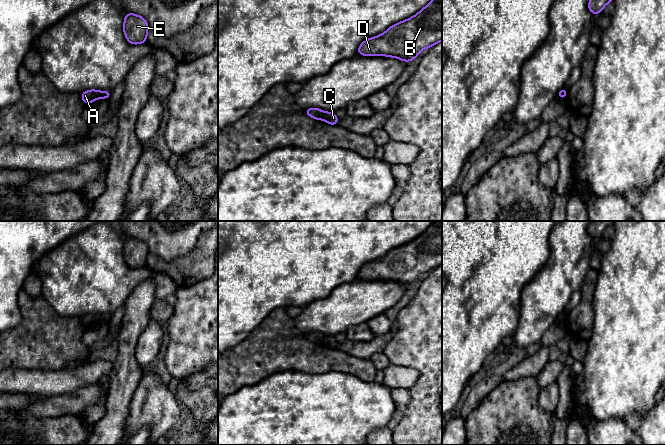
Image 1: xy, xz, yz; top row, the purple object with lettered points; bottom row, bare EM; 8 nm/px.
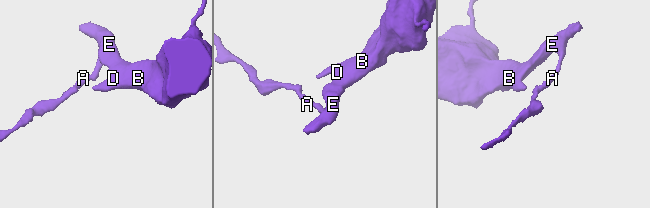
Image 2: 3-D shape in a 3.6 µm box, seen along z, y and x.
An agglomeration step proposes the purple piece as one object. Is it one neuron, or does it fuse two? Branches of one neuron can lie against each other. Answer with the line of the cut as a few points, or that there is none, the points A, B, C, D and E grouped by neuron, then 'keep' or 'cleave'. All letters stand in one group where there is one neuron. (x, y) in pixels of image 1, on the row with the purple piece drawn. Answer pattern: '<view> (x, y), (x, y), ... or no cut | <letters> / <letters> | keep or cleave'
xz (325, 112), (322, 119) | A / B C D E | cleave

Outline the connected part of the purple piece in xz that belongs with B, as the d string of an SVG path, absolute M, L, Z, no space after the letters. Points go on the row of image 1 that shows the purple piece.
M431 0L423 9L407 20L390 26L384 33L364 40L357 53L362 56L387 56L406 63L419 56L423 49L429 49L442 41L442 0Z

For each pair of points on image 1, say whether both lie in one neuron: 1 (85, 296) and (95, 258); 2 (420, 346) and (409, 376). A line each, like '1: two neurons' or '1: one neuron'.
1: one neuron
2: two neurons

